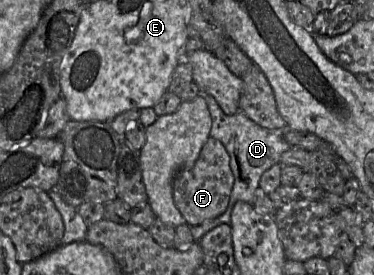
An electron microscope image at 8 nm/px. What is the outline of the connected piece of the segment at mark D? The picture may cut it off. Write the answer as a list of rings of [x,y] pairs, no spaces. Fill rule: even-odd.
[[[202,91],[198,95],[206,101],[211,115],[210,136],[218,139],[230,156],[230,168],[234,176],[234,185],[229,205],[234,205],[237,201],[253,204],[254,192],[259,187],[261,175],[271,166],[279,164],[281,155],[288,151],[291,146],[283,138],[283,131],[263,128],[248,118],[242,111],[234,115],[226,115],[212,96]]]

